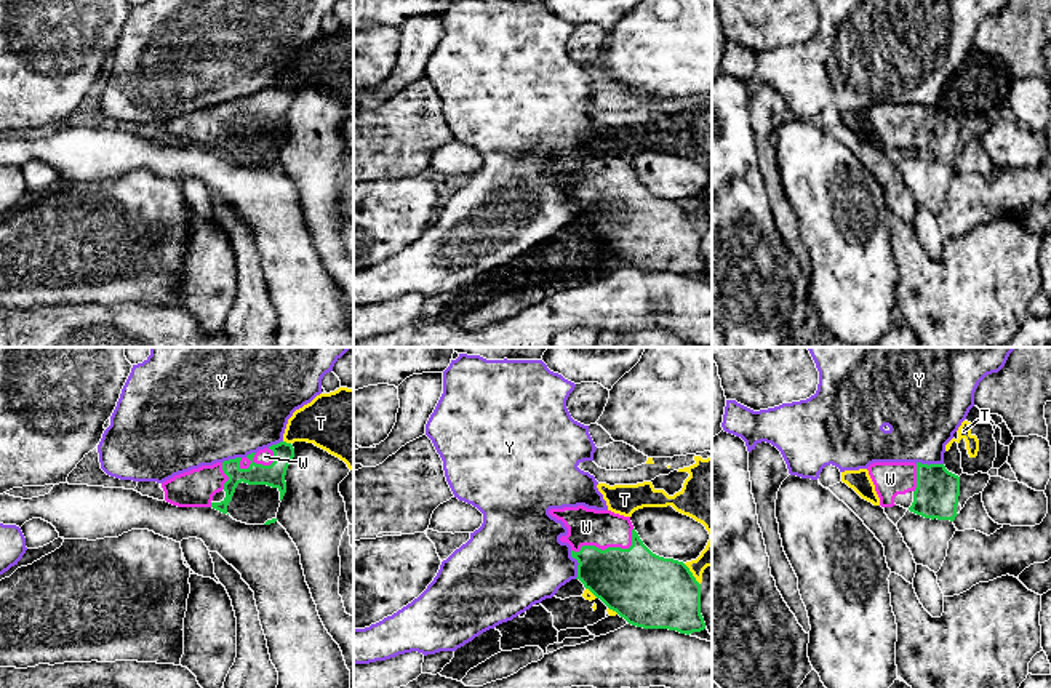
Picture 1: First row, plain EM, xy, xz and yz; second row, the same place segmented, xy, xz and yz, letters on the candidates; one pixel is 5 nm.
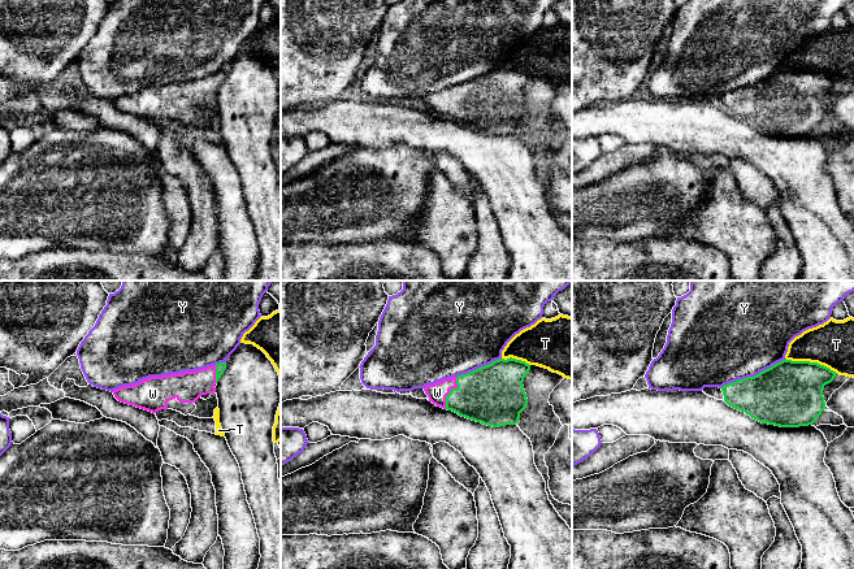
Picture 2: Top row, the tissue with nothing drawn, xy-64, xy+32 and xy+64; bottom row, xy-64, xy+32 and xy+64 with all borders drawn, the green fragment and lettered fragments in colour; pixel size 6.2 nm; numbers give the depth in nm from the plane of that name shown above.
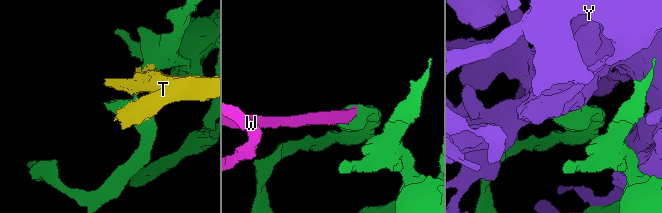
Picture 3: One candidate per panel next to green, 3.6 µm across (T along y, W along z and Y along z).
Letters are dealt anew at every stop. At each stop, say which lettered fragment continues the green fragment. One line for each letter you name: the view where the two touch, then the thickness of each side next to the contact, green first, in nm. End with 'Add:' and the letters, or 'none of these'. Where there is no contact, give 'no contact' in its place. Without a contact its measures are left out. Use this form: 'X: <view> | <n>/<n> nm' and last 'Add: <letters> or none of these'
W: xz | 360/190 nm
Add: W

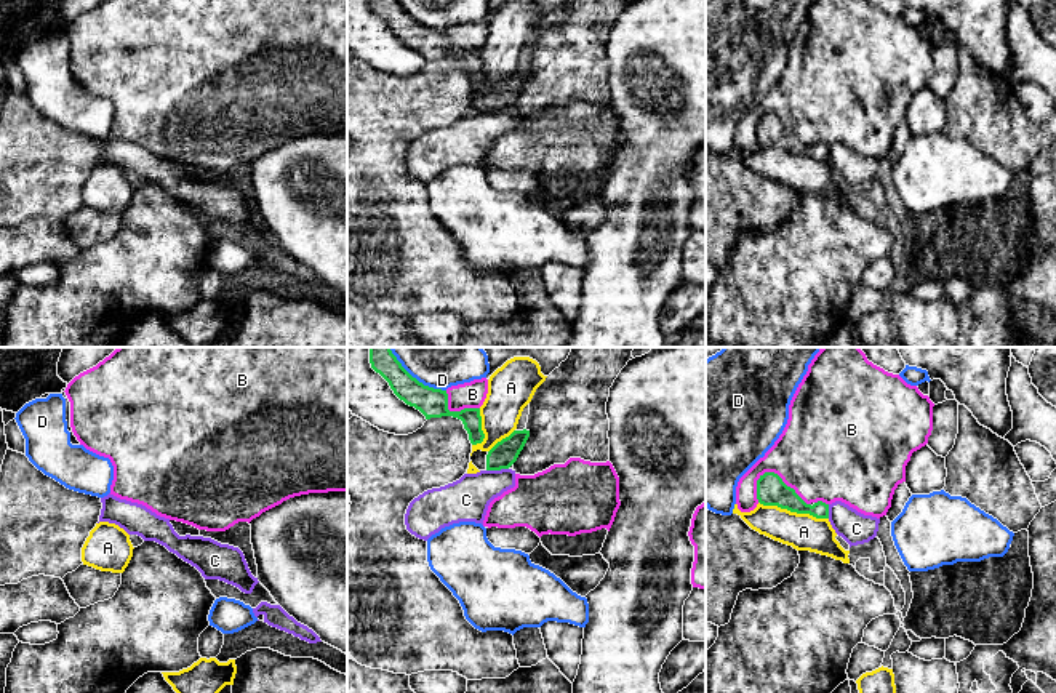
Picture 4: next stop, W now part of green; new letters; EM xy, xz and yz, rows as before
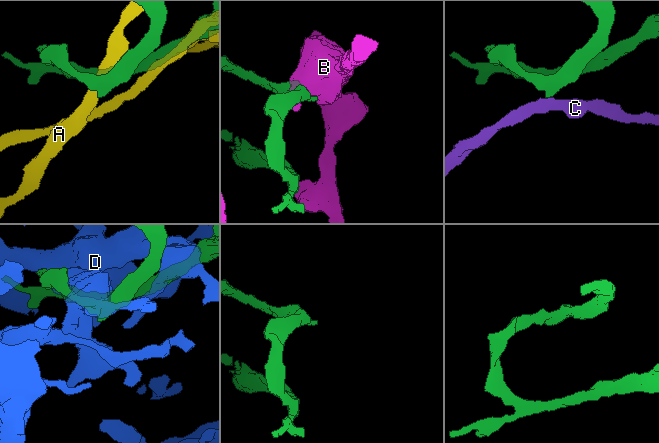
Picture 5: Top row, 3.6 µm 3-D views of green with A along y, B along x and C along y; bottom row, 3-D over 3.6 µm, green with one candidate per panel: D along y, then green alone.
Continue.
Add: none of these

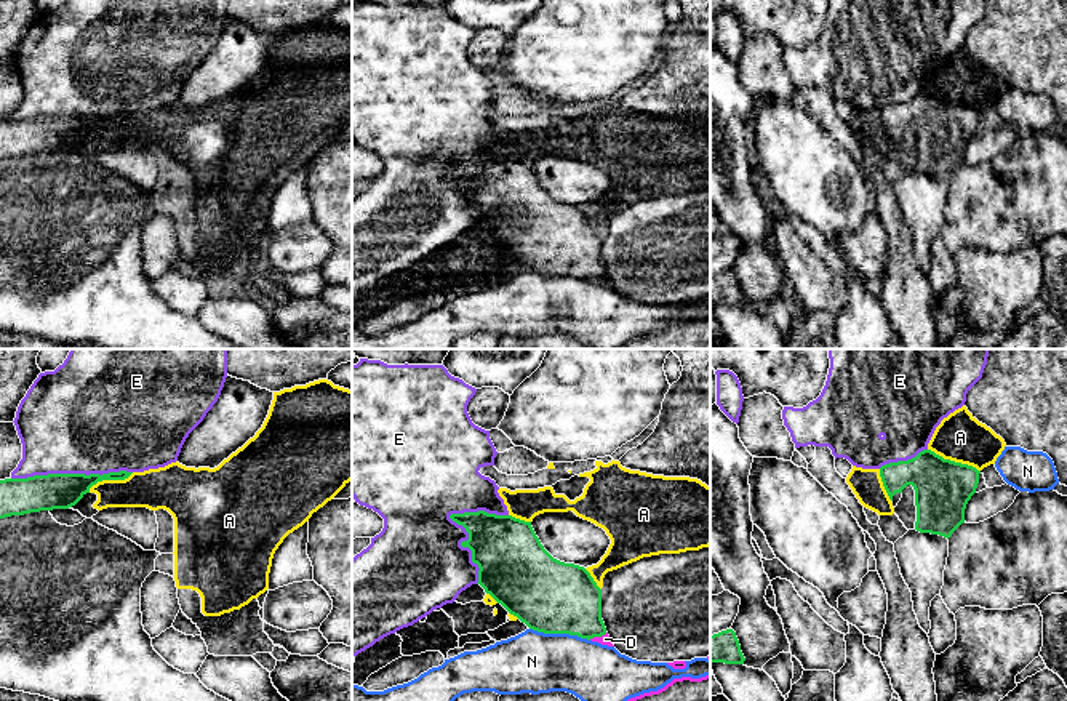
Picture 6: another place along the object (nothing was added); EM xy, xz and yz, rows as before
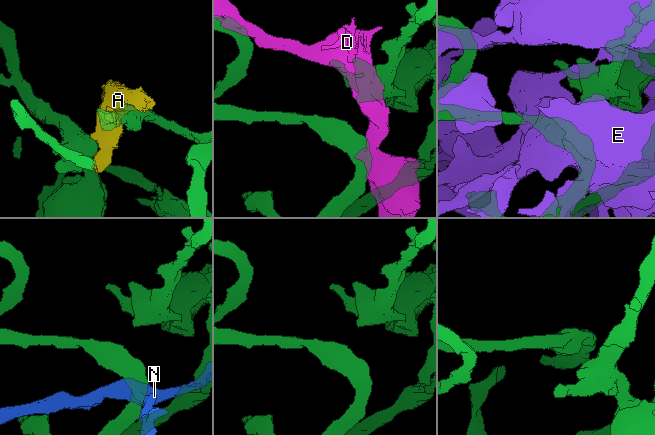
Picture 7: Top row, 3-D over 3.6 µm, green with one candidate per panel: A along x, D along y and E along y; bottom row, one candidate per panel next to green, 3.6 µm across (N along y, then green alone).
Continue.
Add: none of these

